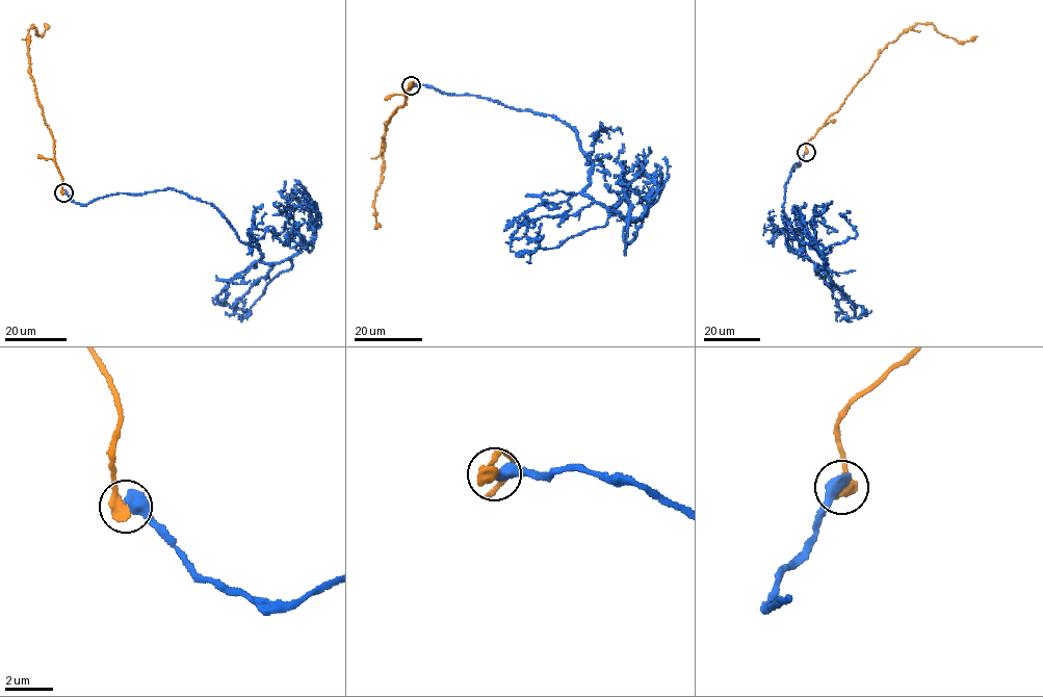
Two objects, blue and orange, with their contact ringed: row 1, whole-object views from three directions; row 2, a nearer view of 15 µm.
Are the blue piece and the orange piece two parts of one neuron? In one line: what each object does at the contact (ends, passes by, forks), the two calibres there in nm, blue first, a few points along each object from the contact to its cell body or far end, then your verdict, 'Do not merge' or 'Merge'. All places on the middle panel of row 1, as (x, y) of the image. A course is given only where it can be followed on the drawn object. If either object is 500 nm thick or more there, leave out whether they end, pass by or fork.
Thickness 550 nm (blue) against 600 nm. Course of blue: (412, 85), (565, 122), (593, 164), (583, 192), (624, 216), (645, 214), (628, 242), (628, 218), (617, 221). Course of orange: (411, 85), (412, 81), (406, 93), (406, 104), (386, 124), (383, 137), (382, 177), (373, 204), (375, 229). Do not merge

